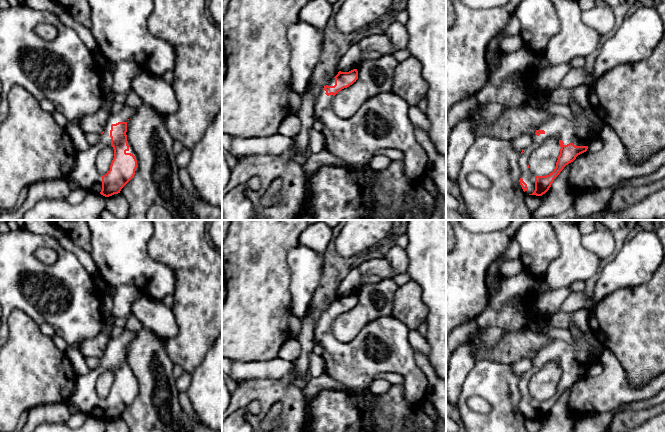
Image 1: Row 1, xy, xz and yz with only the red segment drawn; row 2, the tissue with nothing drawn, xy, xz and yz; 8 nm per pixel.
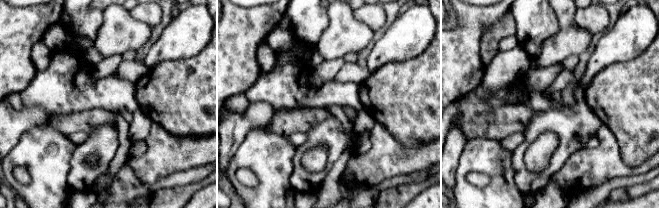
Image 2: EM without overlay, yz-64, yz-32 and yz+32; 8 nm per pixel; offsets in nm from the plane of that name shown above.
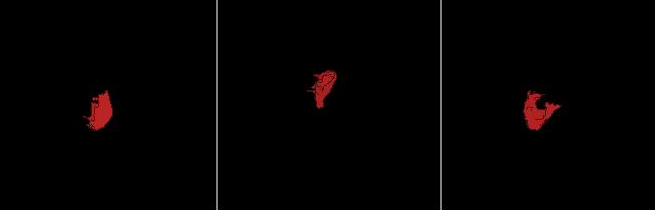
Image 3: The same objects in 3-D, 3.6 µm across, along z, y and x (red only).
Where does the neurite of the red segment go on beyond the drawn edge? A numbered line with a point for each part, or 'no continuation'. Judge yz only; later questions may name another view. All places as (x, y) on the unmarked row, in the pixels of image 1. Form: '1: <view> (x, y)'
1: yz (580, 354)

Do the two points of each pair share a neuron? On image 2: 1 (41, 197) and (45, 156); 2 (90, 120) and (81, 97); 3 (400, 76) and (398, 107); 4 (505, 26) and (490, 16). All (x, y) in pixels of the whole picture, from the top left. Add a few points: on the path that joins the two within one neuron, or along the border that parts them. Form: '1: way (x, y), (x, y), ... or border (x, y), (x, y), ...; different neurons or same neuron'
1: way (45, 187), (45, 166); same neuron
2: border (109, 110), (83, 109), (63, 115); different neurons
3: way (400, 84), (400, 99); same neuron
4: border (509, 10), (494, 24), (488, 26), (481, 38); different neurons

